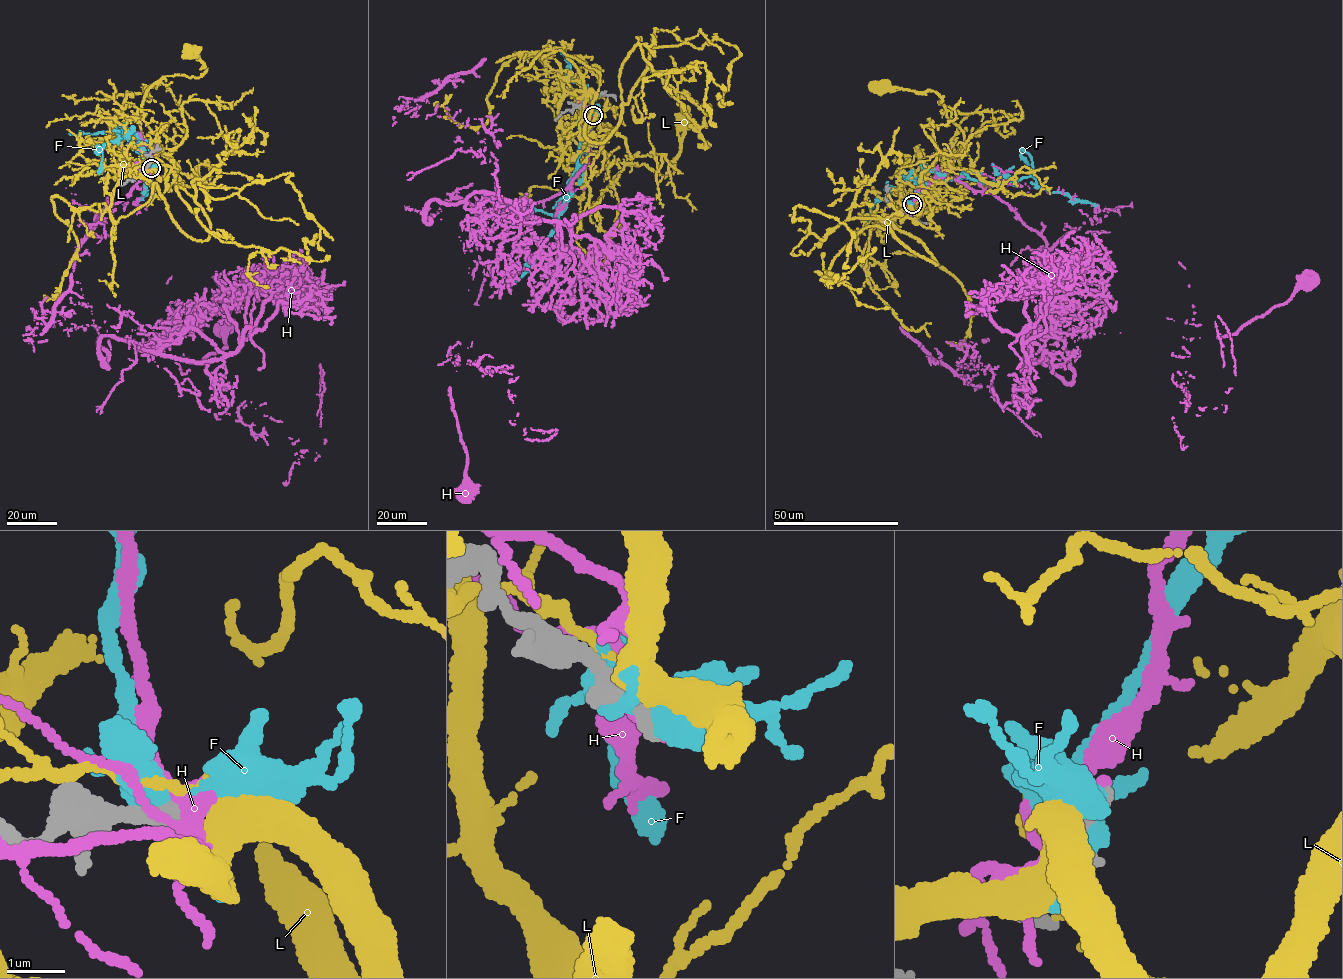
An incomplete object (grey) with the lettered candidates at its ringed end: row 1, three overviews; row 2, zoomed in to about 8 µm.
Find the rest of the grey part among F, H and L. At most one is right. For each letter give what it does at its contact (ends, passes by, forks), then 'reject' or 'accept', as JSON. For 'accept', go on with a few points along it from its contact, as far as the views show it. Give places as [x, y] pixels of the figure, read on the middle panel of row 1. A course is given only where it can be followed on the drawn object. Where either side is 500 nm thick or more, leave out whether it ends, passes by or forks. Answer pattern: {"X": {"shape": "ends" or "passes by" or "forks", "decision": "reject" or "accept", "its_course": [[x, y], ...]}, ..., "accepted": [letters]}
{"F": {"shape": "forks", "decision": "reject"}, "H": {"shape": "forks", "decision": "reject"}, "L": {"shape": "passes by", "decision": "reject"}, "accepted": []}

